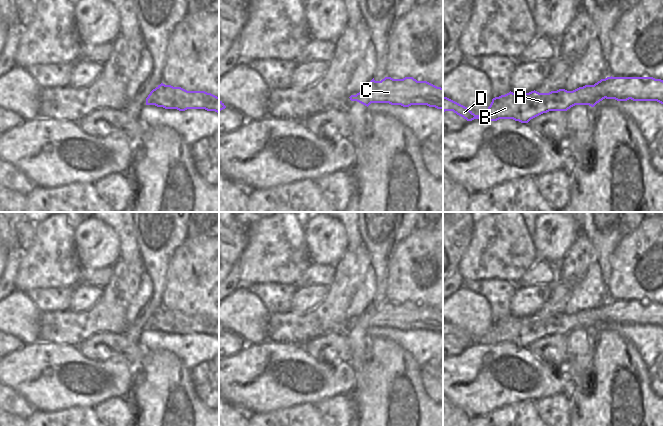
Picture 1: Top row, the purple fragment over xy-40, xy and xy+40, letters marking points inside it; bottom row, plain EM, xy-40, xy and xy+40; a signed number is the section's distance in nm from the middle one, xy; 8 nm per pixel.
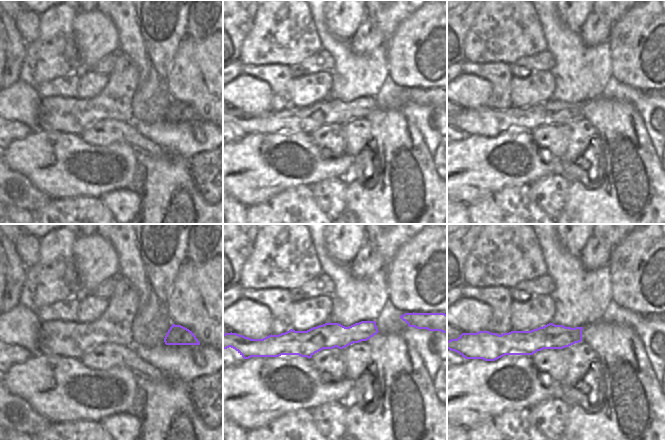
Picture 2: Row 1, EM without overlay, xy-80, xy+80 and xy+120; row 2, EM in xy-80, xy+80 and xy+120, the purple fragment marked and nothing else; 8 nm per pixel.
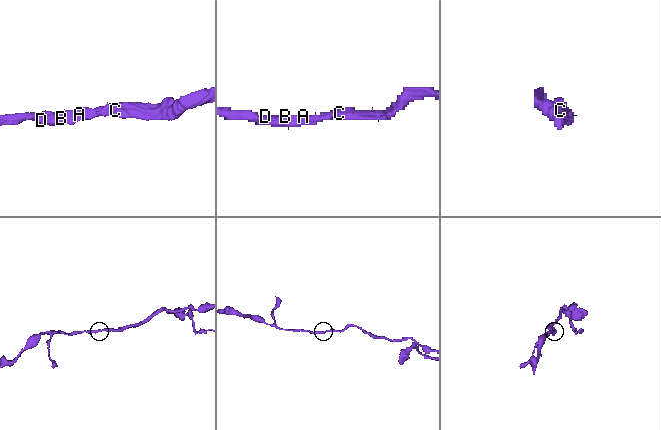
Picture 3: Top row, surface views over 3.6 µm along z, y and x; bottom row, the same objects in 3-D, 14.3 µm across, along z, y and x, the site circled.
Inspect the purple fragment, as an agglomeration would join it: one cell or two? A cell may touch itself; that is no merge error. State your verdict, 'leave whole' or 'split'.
leave whole

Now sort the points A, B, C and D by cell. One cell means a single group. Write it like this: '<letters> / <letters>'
A B C D

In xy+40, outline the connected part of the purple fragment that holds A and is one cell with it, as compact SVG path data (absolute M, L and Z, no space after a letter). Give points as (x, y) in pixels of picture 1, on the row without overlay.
M607 301L594 309L585 309L573 315L559 313L549 317L531 315L529 317L509 316L492 323L490 330L481 338L475 339L467 331L443 321L443 336L453 335L467 345L479 343L481 345L497 345L499 343L513 343L521 347L528 347L531 343L549 335L567 335L575 329L589 329L594 331L603 323L615 323L617 325L657 325L663 328L663 304L653 301Z

